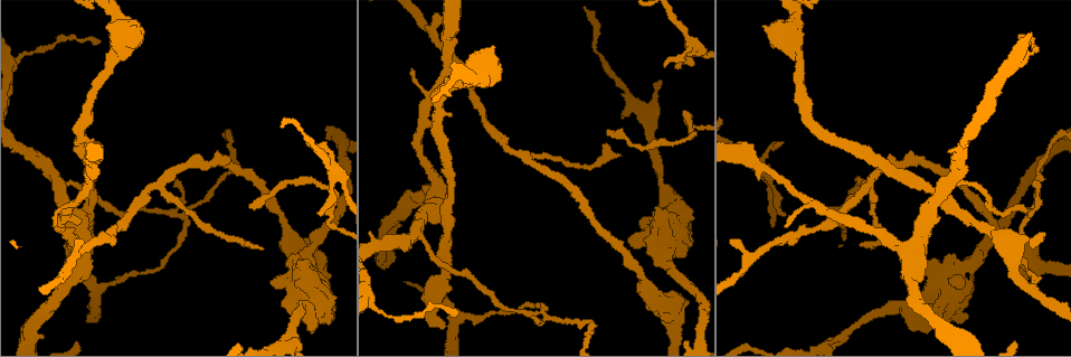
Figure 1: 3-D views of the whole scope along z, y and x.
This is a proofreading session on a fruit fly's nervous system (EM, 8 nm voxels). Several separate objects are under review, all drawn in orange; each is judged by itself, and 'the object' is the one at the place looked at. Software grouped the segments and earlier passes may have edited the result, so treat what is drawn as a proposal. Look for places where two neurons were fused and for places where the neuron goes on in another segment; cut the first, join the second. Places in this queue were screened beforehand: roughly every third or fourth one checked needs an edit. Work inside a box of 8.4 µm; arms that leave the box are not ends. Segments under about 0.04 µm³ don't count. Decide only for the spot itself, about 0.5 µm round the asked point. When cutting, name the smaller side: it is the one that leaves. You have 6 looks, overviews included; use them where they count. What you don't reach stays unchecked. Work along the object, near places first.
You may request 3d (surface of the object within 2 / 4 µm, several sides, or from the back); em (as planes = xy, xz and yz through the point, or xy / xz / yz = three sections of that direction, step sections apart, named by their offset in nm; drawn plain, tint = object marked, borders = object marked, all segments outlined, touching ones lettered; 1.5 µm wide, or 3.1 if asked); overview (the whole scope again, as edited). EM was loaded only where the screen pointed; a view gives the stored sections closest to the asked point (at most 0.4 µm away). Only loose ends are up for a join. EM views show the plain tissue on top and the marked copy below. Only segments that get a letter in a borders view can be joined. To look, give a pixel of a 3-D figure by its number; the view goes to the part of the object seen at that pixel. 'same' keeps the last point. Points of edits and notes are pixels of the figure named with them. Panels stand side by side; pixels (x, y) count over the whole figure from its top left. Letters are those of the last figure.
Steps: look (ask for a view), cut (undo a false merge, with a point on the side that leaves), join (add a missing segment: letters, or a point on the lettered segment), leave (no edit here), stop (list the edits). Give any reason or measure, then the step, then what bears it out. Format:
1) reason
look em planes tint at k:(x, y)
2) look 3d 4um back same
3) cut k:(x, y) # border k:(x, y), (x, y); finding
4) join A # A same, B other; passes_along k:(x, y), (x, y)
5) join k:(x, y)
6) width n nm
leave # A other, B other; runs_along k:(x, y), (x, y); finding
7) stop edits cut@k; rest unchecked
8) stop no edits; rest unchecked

calibre changes
look em planes tint at 1:(291, 249)

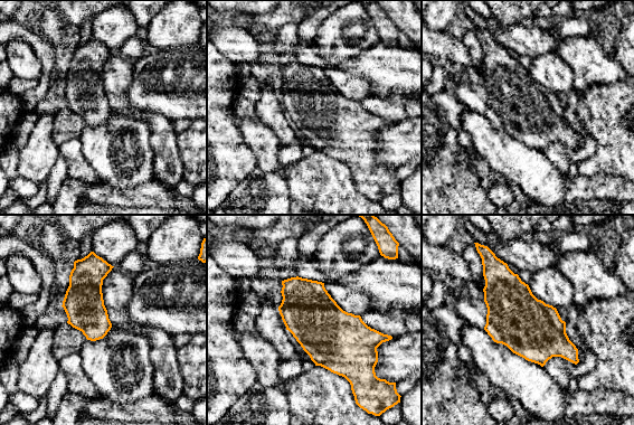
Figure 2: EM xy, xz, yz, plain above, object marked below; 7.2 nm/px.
see the neighbours
look em planes borders same

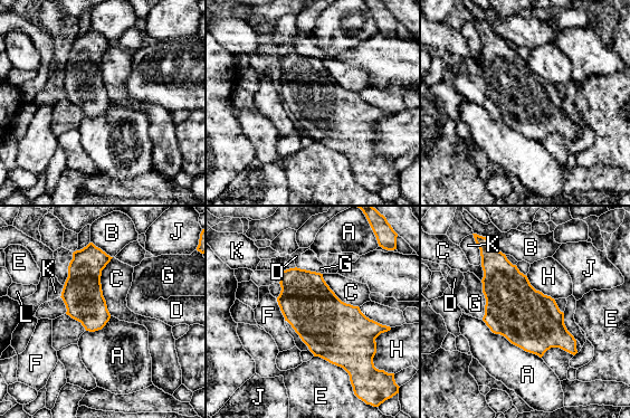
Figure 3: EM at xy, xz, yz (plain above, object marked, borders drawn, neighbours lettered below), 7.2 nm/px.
width 420 nm
leave # A other, B other, C other, D other, E other, F other, G other, H other, J other, K other, L other; border 3:(389, 330), (375, 339), (372, 362); all the same neuron

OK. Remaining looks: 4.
an open end
look 3d 2um at 1:(617, 156)

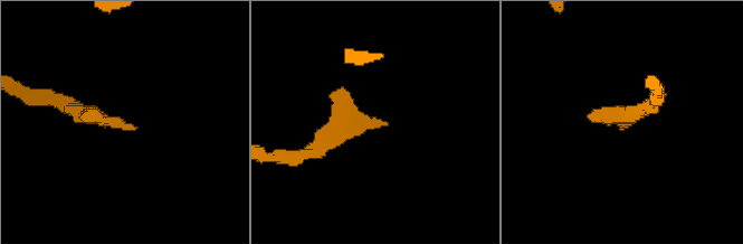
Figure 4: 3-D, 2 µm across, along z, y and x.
need the tissue
look em yz step 8 borders at 4:(622, 129)

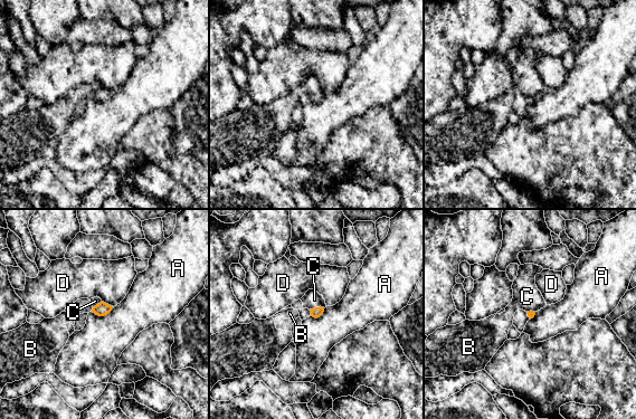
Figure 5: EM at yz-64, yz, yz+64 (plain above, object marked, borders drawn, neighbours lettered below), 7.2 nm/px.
another direction
look em xz step 4 borders same

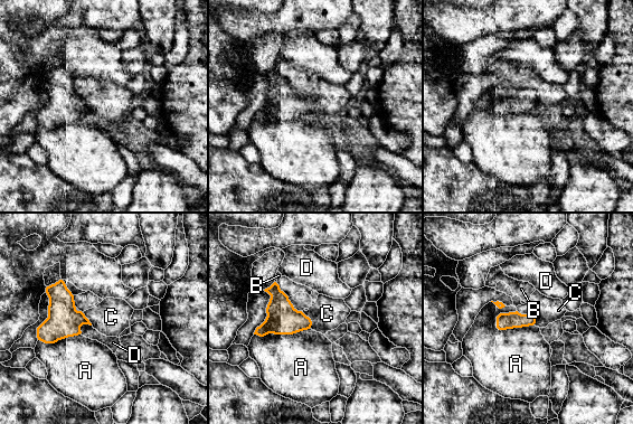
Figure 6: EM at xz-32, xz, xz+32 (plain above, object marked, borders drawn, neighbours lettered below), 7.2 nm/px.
leave # A other, B other, C other, D other; border 6:(495, 317), (499, 329), (534, 324); none of them fits

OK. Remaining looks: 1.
stop no edits; rest unchecked

